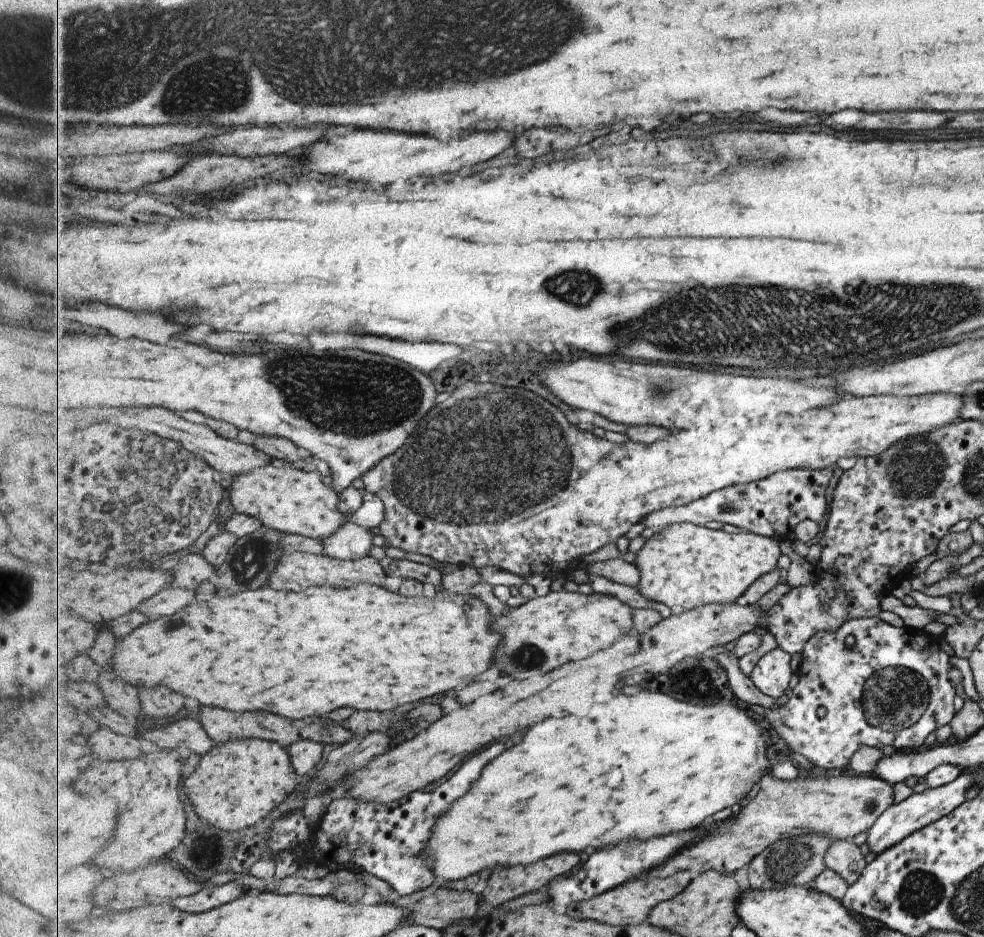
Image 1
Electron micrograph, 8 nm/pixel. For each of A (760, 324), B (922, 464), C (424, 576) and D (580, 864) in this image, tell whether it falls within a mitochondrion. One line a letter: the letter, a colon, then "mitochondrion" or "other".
A: mitochondrion
B: mitochondrion
C: other
D: other

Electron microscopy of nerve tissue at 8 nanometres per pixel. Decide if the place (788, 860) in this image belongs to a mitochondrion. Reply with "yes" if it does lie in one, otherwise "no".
yes

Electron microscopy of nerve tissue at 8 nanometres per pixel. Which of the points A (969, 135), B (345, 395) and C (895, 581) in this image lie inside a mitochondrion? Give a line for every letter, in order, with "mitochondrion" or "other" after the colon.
A: other
B: mitochondrion
C: other

